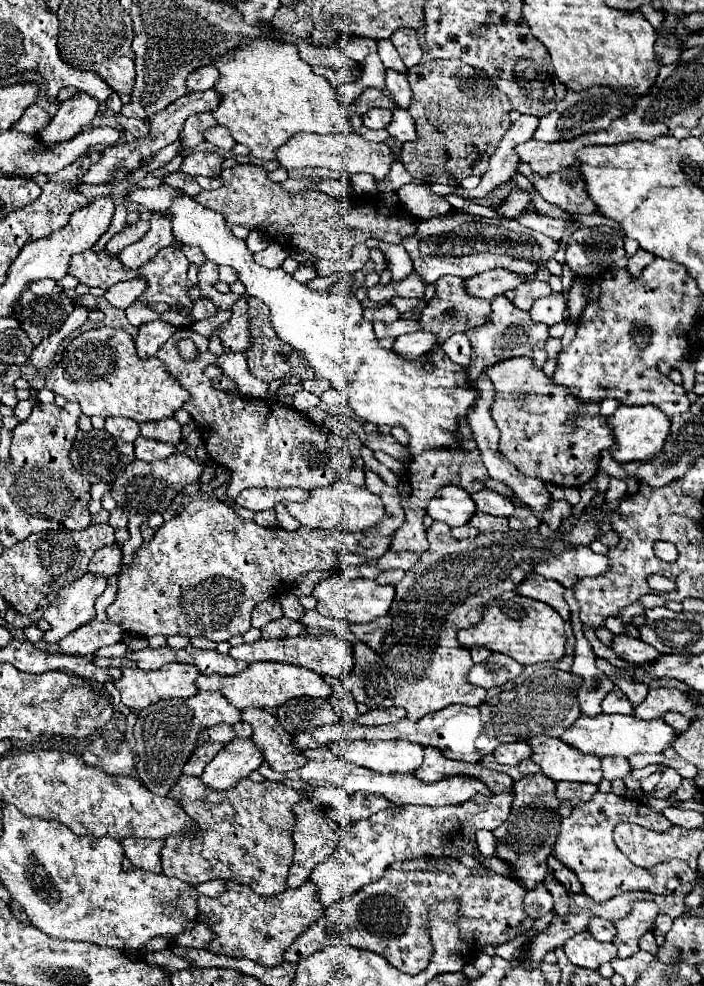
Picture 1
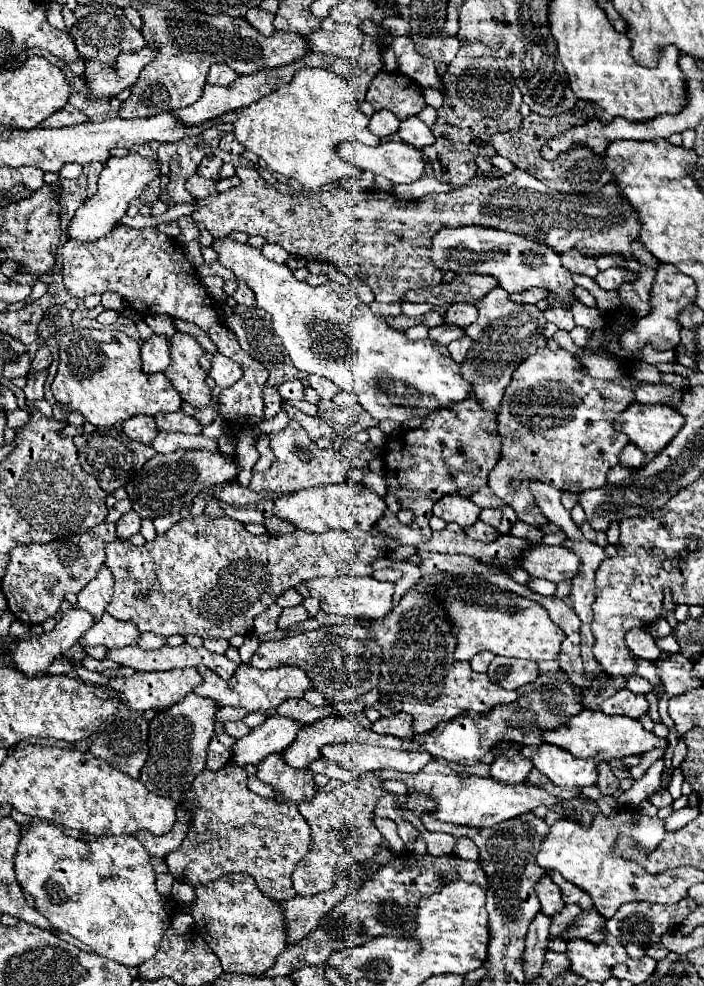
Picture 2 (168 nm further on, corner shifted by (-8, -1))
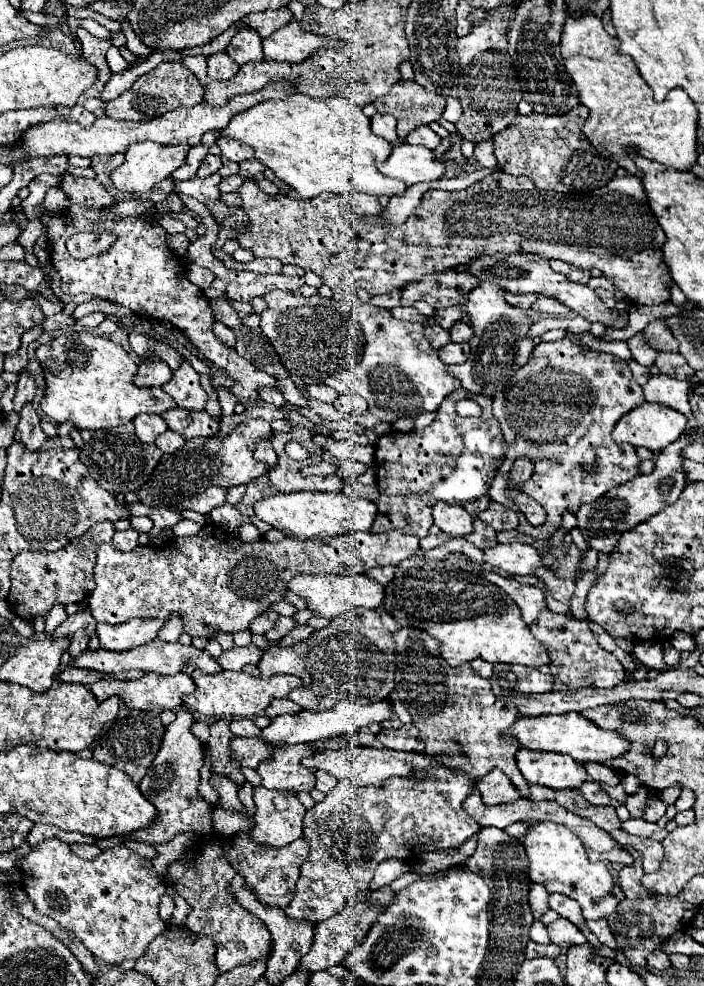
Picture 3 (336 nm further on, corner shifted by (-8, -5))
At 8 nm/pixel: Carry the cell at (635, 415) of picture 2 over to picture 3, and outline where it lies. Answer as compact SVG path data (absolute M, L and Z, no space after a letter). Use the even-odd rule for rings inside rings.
M644 402L618 420L612 438L616 442L628 442L632 446L660 452L664 446L680 438L686 430L686 422L688 418L682 412L662 404Z

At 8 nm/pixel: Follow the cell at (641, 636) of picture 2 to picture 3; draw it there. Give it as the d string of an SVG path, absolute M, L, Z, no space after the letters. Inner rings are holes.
M640 640L636 642L634 650L632 650L632 656L644 664L648 670L656 670L656 672L662 672L662 670L668 670L668 666L664 664L664 658L662 658L664 650L658 642L652 642L652 640Z

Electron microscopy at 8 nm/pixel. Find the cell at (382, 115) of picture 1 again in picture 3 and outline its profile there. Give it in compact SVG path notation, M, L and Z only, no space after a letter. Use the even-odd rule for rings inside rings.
M374 114L372 116L372 132L388 142L396 142L398 134L396 134L396 118L390 114Z

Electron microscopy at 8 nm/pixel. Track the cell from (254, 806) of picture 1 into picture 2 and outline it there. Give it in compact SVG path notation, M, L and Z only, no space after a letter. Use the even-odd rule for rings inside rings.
M232 764L216 772L204 770L196 776L196 780L192 782L192 790L188 792L188 798L186 798L186 806L192 812L192 826L180 850L174 850L172 854L166 856L166 864L170 868L170 874L176 880L186 882L190 886L208 884L230 872L246 872L256 880L264 896L272 900L280 900L280 902L290 900L296 896L292 888L292 872L296 864L308 854L310 826L300 816L296 804L280 802L274 798L262 798L248 790L246 780L248 780L246 770L240 766L232 766Z

